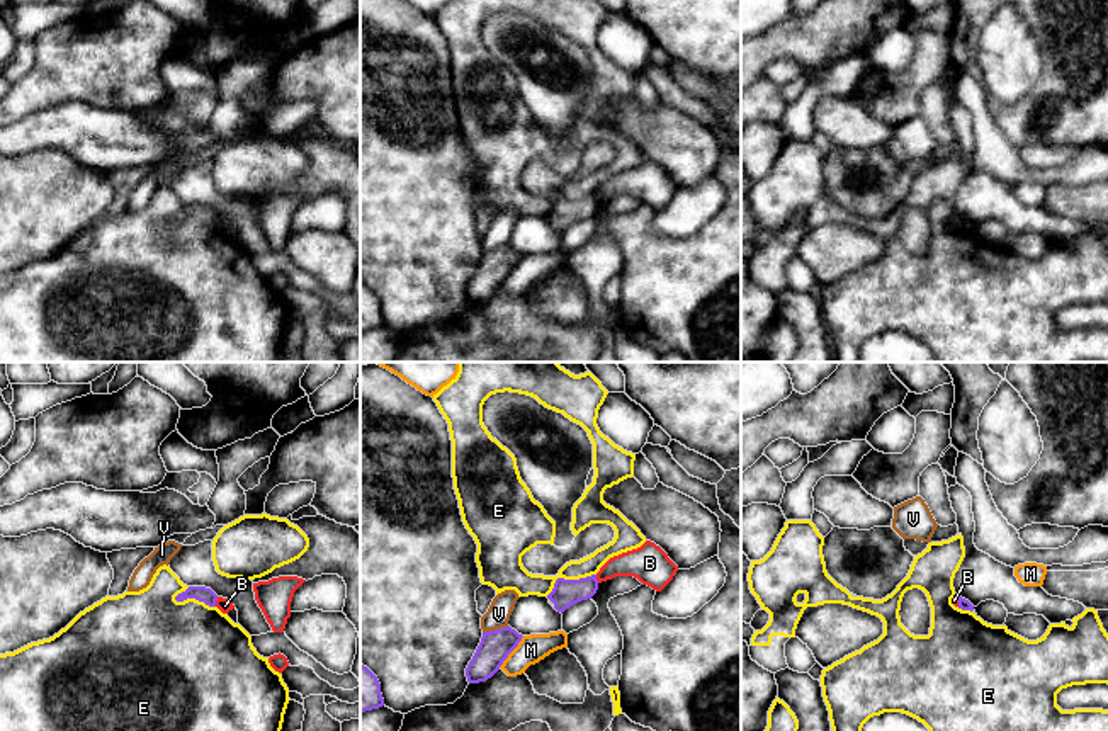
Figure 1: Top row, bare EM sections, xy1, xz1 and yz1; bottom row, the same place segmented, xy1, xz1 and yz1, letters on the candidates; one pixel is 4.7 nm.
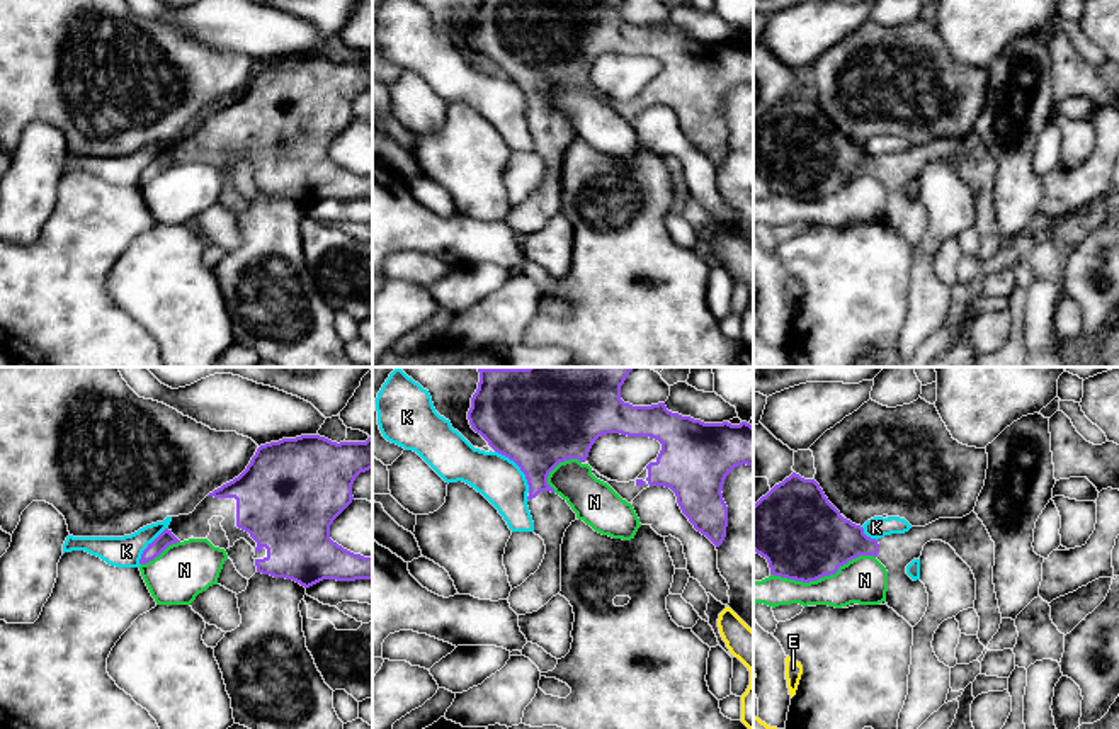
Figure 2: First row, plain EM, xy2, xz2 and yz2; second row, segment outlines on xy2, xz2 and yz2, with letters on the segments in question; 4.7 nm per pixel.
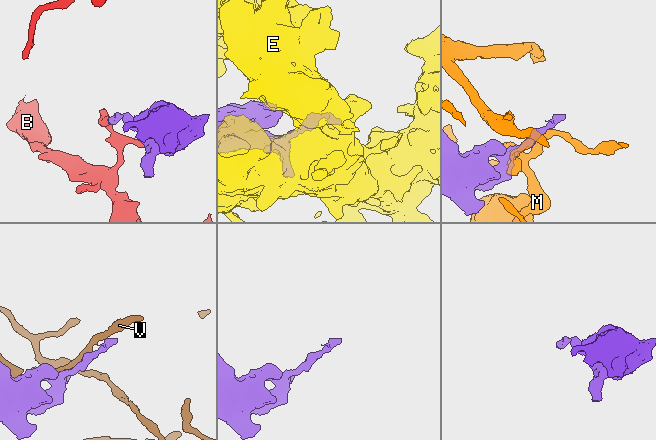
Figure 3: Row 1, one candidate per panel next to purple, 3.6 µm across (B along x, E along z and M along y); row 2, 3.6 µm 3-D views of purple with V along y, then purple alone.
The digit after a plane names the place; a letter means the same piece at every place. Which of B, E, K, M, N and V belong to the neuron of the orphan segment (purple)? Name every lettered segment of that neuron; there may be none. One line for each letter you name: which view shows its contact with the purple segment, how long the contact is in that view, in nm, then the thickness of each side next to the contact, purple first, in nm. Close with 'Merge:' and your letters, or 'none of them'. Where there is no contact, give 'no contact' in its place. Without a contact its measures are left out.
Merge: none of them

